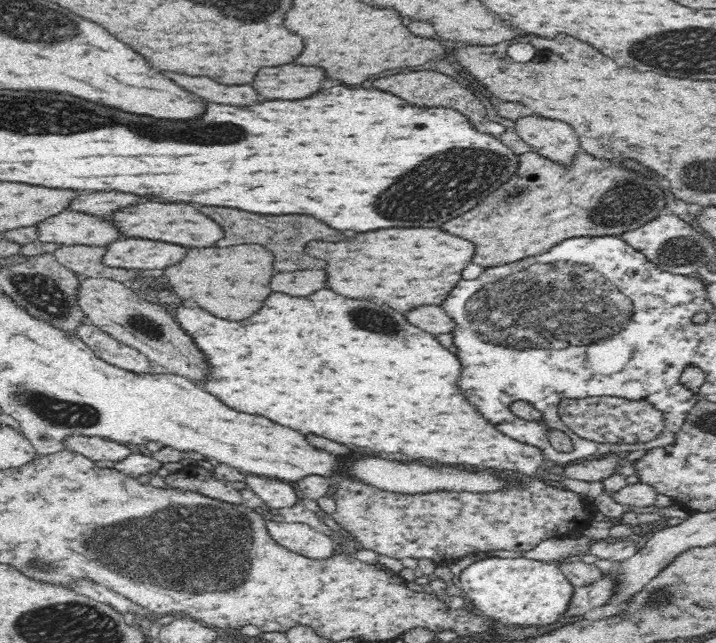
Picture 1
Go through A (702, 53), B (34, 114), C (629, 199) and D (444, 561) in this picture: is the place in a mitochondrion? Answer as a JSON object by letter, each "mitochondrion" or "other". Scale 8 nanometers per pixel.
{"A":"mitochondrion","B":"mitochondrion","C":"mitochondrion","D":"other"}

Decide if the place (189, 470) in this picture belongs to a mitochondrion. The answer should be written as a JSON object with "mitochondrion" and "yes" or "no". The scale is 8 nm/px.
{"mitochondrion":"no"}

